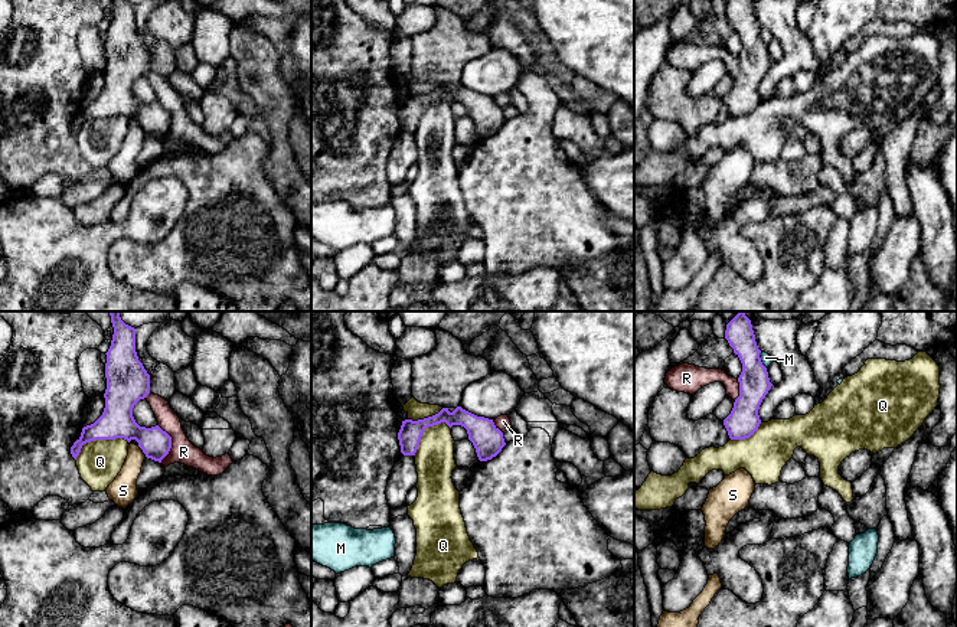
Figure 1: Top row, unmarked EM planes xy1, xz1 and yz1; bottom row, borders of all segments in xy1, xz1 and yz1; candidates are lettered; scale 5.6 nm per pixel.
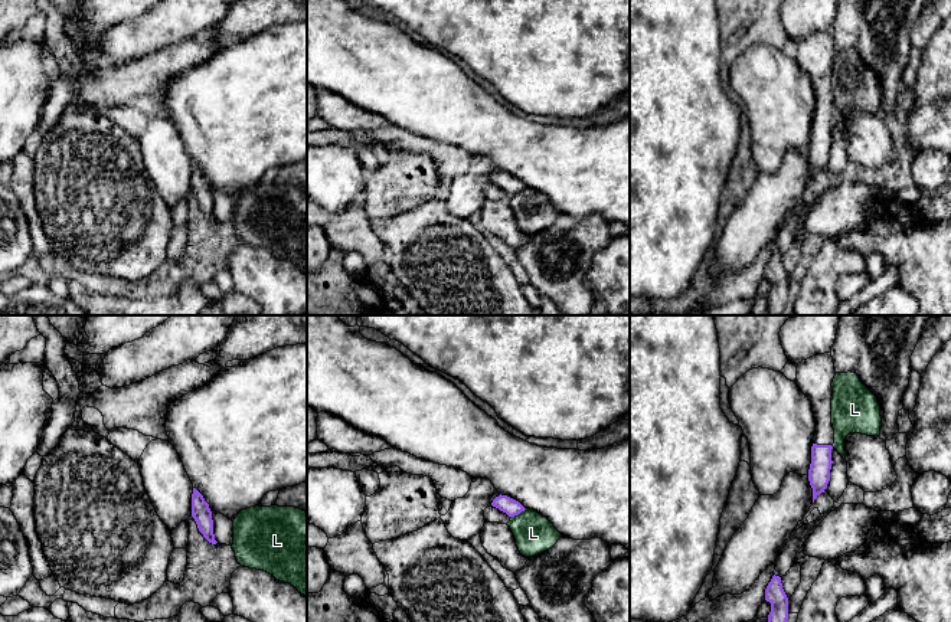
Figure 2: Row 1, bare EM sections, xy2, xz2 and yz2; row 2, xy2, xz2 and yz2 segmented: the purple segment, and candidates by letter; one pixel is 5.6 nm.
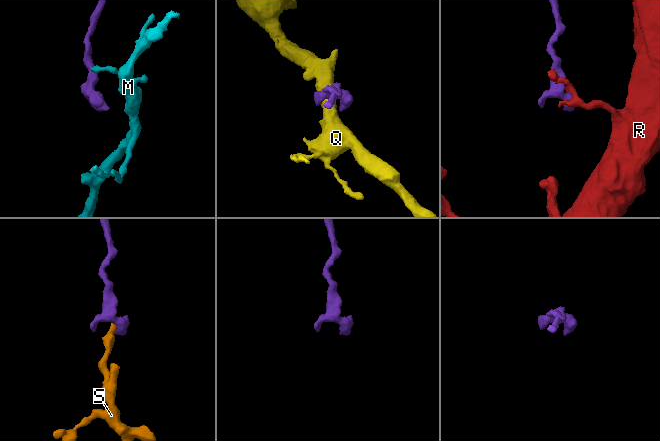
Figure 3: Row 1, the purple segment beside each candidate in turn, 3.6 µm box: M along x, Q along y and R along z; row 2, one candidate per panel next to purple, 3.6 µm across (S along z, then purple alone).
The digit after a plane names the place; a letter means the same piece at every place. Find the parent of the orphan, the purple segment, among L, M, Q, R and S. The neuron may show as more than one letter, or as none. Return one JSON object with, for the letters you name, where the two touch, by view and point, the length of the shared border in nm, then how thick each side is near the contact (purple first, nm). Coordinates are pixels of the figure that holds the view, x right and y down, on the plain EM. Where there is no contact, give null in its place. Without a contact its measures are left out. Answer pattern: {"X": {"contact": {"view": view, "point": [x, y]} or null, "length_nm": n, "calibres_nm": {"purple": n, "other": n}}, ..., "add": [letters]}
{"add": []}

